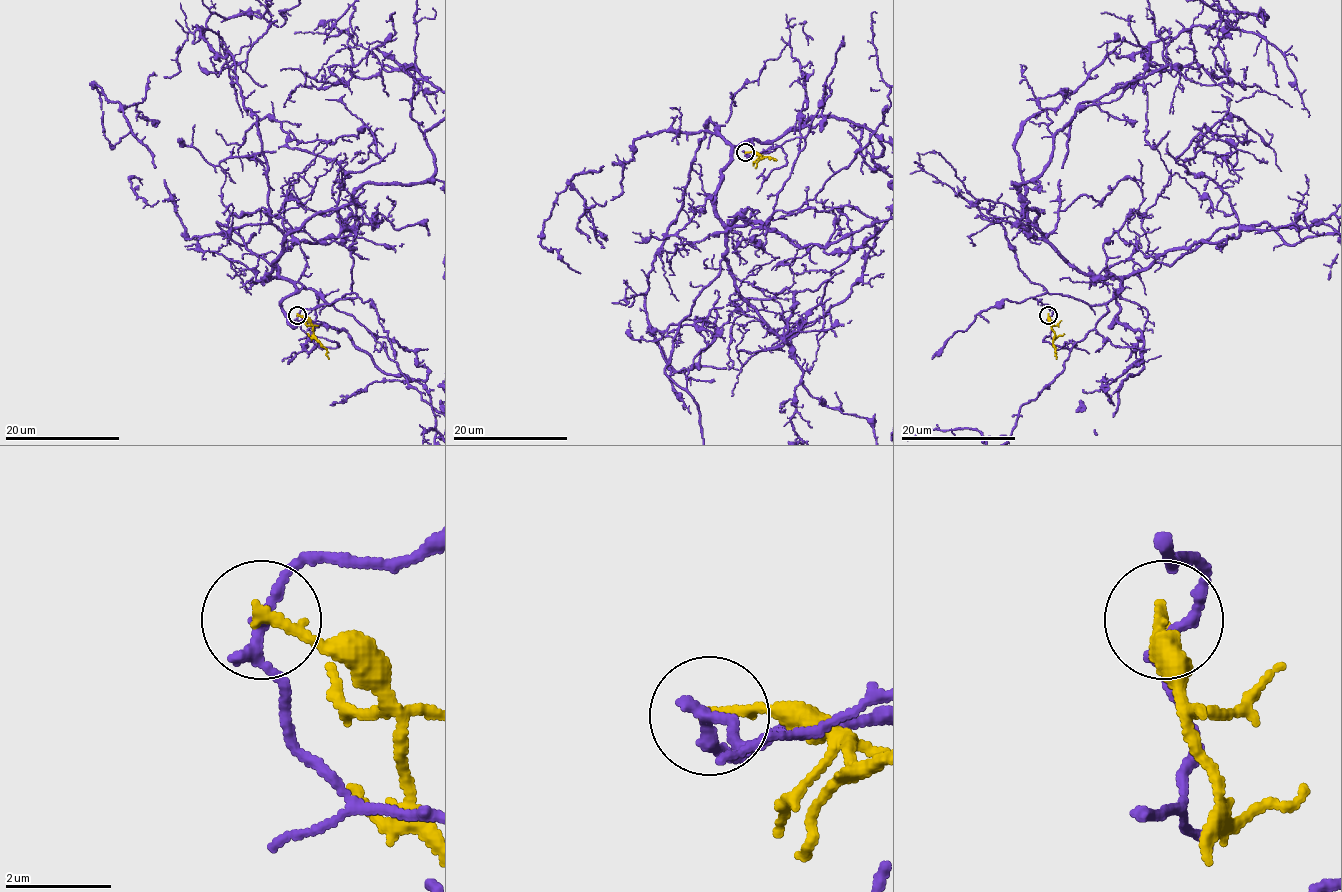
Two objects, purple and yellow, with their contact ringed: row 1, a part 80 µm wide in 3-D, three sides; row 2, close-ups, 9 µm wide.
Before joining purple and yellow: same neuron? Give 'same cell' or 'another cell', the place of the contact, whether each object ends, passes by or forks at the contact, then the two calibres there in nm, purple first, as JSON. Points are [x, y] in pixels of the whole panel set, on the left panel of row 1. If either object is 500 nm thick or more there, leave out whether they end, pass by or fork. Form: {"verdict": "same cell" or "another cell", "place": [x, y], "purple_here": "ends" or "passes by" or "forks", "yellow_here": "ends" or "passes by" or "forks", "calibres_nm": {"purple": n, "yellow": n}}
{"verdict": "another cell", "place": [297, 315], "purple_here": "passes by", "yellow_here": "ends", "calibres_nm": {"purple": 240, "yellow": 200}}

